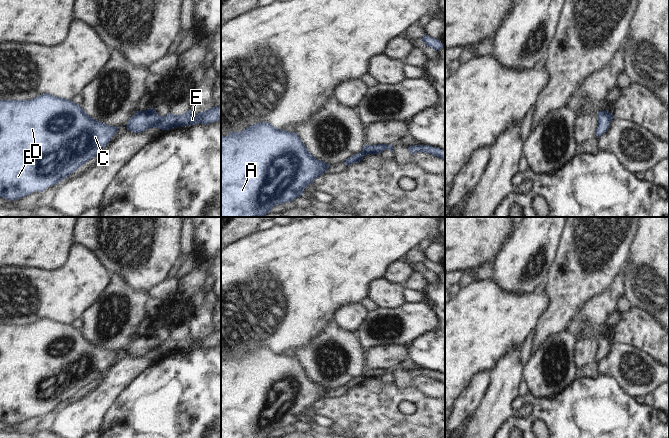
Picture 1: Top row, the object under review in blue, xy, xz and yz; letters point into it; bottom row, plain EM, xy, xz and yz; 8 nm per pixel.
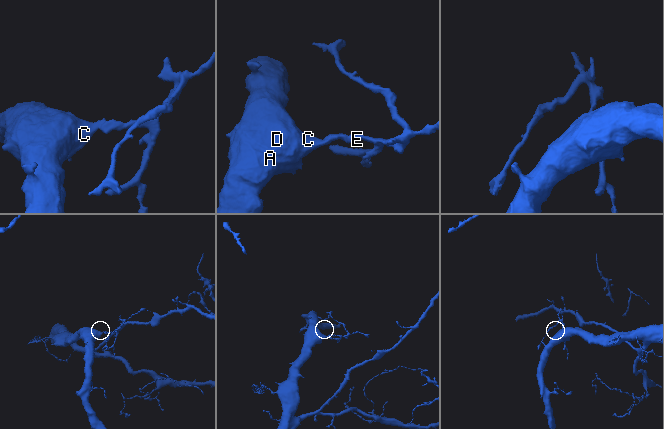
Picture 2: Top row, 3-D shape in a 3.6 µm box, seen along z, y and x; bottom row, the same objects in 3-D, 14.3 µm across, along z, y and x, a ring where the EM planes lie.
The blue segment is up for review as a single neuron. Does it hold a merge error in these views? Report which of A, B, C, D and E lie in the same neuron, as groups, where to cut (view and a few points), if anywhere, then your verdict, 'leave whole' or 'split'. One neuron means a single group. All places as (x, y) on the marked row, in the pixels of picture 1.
groups A B C D / E; cut xz (361, 151), (365, 154); split

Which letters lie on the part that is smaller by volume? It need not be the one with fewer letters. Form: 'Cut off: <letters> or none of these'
Cut off: E

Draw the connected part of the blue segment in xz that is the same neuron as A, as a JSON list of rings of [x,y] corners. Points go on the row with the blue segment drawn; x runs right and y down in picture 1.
[[[268,122],[255,123],[241,132],[230,132],[221,137],[221,217],[266,215],[274,206],[301,197],[304,189],[329,167],[307,150],[295,132],[279,130]]]

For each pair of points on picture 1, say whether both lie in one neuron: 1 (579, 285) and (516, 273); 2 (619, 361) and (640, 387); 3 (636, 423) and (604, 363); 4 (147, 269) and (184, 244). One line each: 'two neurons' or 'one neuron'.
1: two neurons
2: one neuron
3: two neurons
4: two neurons

